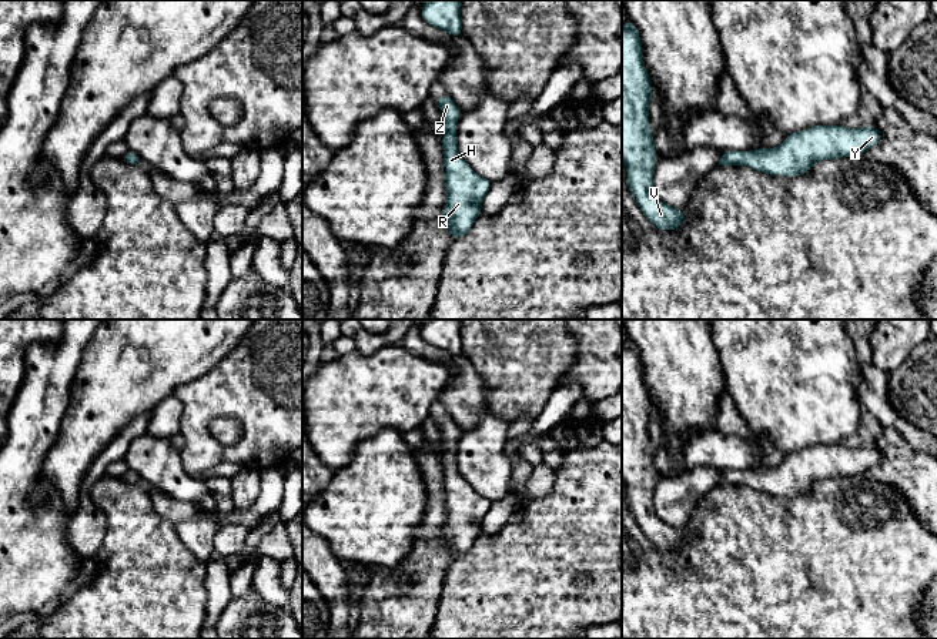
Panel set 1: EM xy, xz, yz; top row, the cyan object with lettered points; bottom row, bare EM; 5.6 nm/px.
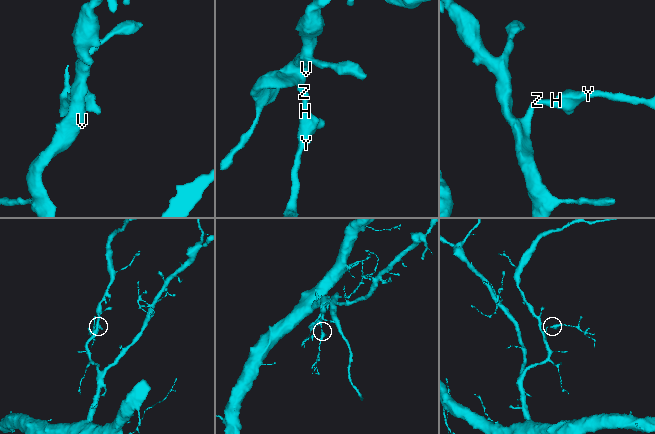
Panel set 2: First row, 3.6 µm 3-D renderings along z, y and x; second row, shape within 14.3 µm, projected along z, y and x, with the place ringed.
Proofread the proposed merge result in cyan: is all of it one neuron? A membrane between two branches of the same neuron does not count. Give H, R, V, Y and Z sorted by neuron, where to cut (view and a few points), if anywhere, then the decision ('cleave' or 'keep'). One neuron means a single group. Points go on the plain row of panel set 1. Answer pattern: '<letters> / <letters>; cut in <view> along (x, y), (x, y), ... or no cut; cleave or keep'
H R V Y Z; no cut; keep

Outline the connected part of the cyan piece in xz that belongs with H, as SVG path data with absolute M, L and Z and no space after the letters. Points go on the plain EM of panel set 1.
M448 414L436 418L435 422L441 426L445 438L444 458L441 461L446 506L442 545L451 551L454 561L456 561L472 548L476 538L482 533L482 521L488 515L492 502L475 492L459 475L456 441L461 428Z

